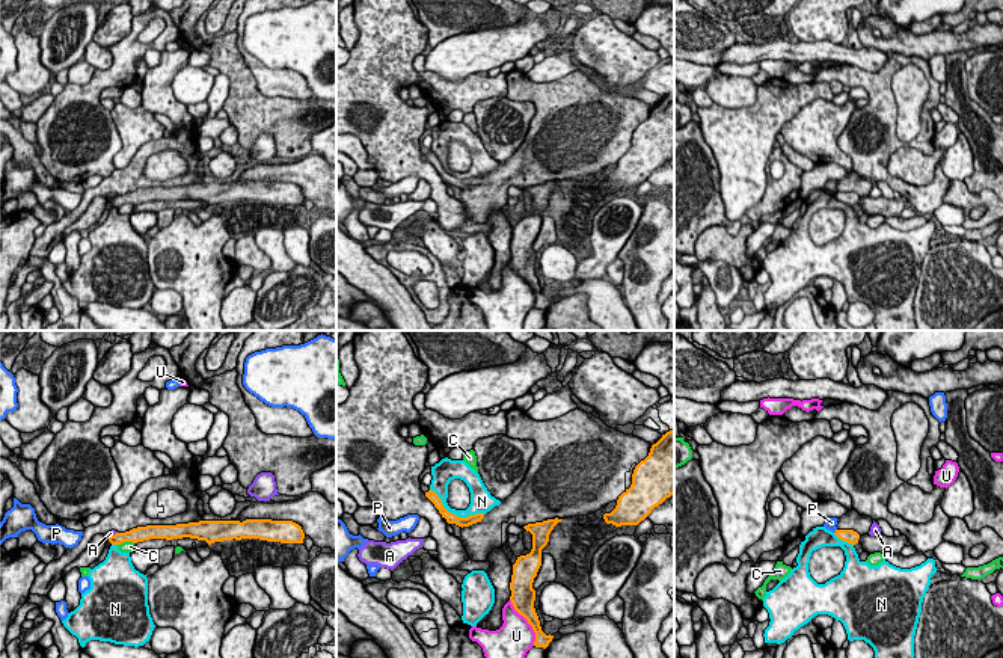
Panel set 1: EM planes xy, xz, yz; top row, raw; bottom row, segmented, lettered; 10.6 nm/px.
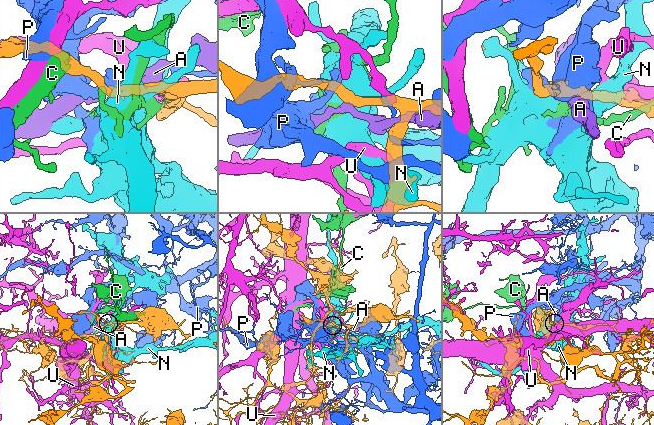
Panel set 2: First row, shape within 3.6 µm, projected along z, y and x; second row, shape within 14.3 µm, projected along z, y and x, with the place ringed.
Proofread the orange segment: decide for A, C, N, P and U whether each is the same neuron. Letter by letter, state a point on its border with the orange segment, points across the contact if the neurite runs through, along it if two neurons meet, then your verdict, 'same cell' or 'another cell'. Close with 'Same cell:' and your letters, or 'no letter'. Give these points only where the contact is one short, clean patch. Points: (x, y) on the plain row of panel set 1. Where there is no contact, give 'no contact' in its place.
A: meets orange in xy at (112, 198); border along xy (116, 193), (107, 199); another cell
C: meets orange in xy at (125, 202); another cell
N: meets orange in xz at (454, 177); another cell
P: meets orange in yz at (836, 193); another cell
U: meets orange in xz at (528, 284); another cell
Same cell: no letter

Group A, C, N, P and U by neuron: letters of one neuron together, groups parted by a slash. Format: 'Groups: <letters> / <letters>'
Groups: A / C / N / P / U

